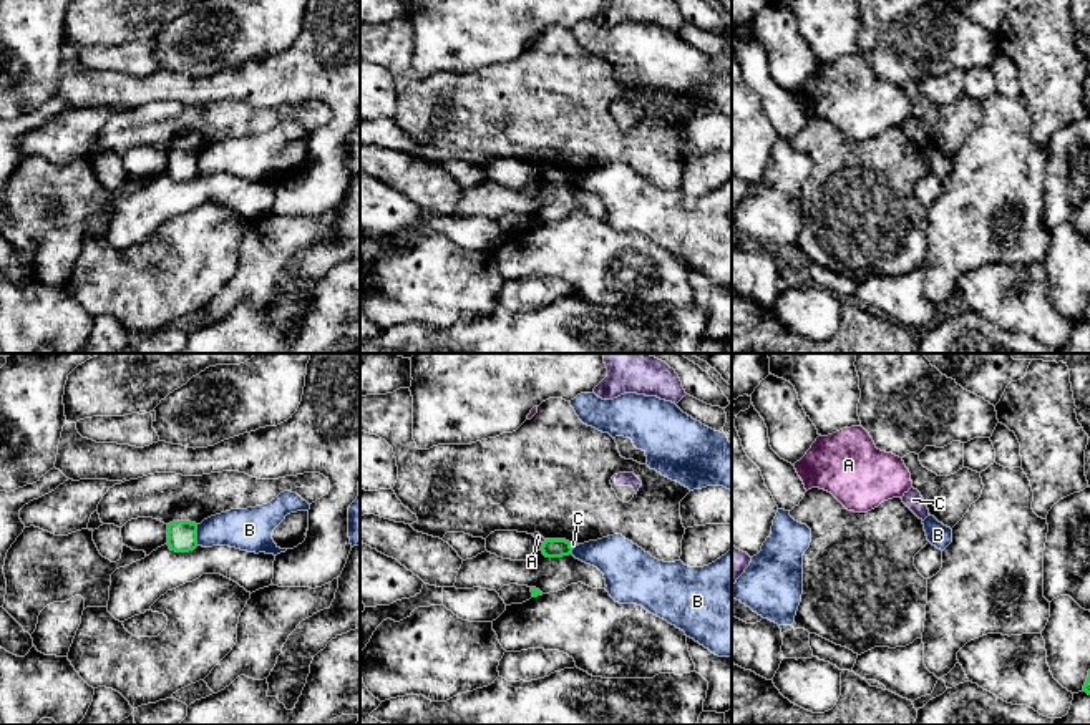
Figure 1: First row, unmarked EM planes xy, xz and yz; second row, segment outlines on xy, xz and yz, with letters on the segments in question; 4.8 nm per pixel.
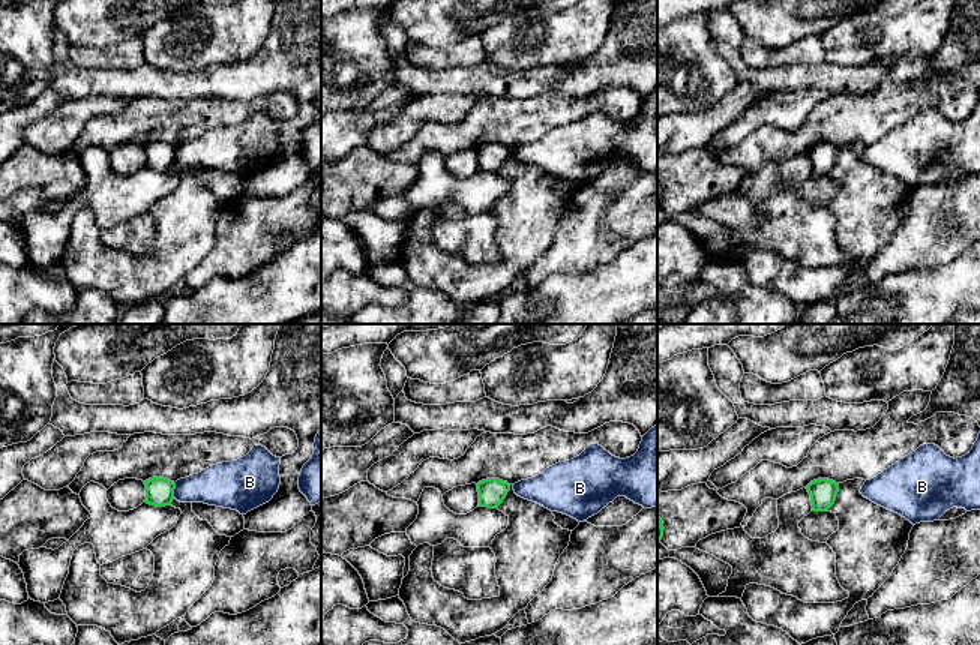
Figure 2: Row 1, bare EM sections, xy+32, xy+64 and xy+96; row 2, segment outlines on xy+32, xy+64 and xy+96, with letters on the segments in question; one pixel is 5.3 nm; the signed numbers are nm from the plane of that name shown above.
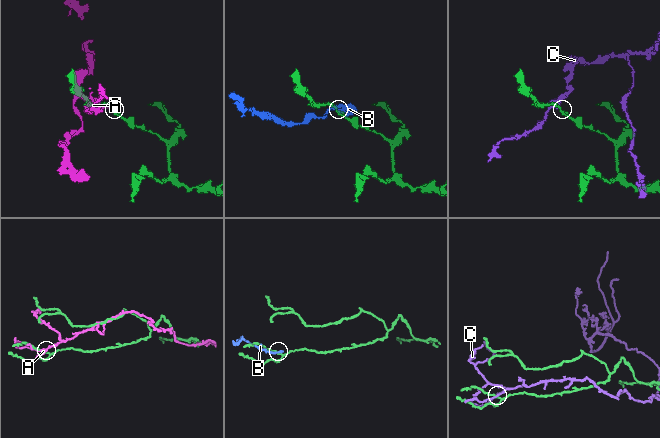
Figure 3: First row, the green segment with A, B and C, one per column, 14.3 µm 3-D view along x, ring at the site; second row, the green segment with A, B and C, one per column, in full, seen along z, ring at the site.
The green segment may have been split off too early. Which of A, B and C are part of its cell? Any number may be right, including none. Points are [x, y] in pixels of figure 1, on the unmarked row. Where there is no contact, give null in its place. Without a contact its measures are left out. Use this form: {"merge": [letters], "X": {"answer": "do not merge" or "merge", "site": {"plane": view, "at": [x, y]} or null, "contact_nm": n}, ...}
{"merge": [], "A": {"answer": "do not merge", "site": {"plane": "xz", "at": [544, 170]}, "contact_nm": 30}, "B": {"answer": "do not merge", "site": {"plane": "xy", "at": [196, 163]}, "contact_nm": 100}, "C": {"answer": "do not merge", "site": {"plane": "xz", "at": [569, 175]}, "contact_nm": 40}}

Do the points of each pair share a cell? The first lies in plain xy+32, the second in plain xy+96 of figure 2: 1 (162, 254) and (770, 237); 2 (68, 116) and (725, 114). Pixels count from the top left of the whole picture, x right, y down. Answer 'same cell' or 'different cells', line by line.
1: different cells
2: different cells

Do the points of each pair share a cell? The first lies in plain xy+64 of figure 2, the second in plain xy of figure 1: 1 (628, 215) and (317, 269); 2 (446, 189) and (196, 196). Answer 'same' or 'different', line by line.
1: different
2: same

